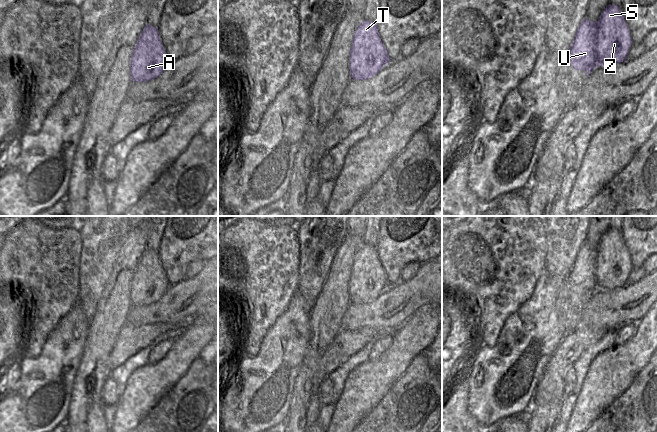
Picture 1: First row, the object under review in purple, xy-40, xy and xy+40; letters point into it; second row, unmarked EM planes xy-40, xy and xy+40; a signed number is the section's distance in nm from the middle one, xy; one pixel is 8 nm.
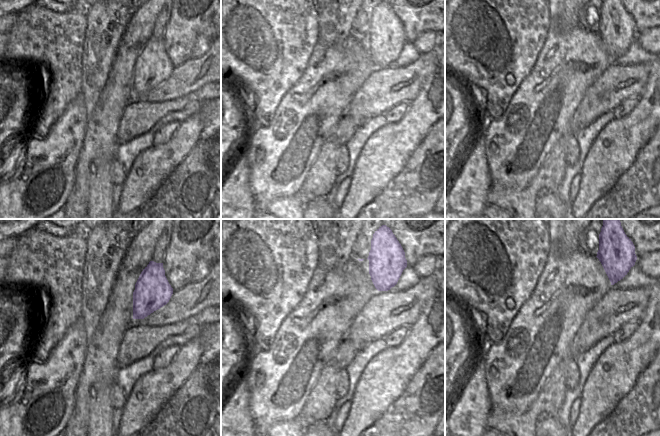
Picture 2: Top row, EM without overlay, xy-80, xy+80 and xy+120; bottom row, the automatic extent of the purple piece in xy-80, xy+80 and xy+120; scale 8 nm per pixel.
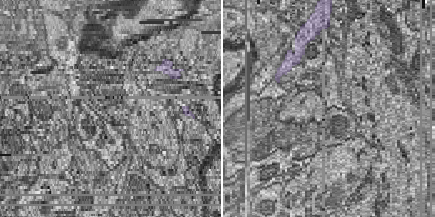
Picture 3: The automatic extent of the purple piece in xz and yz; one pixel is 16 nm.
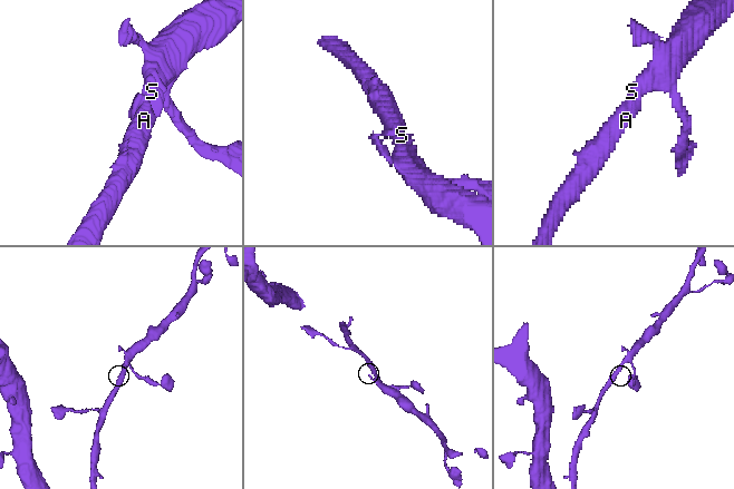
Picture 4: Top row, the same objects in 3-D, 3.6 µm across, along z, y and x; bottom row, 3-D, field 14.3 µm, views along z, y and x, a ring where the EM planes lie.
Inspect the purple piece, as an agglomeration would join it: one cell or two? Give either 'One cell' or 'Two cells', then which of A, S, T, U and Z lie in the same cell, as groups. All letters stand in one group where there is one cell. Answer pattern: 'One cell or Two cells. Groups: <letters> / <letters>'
One cell. Groups: A S T U Z

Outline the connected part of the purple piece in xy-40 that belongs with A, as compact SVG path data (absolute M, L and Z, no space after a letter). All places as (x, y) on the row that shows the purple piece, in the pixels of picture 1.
M146 24L130 59L132 82L147 82L157 78L169 62L158 28Z

